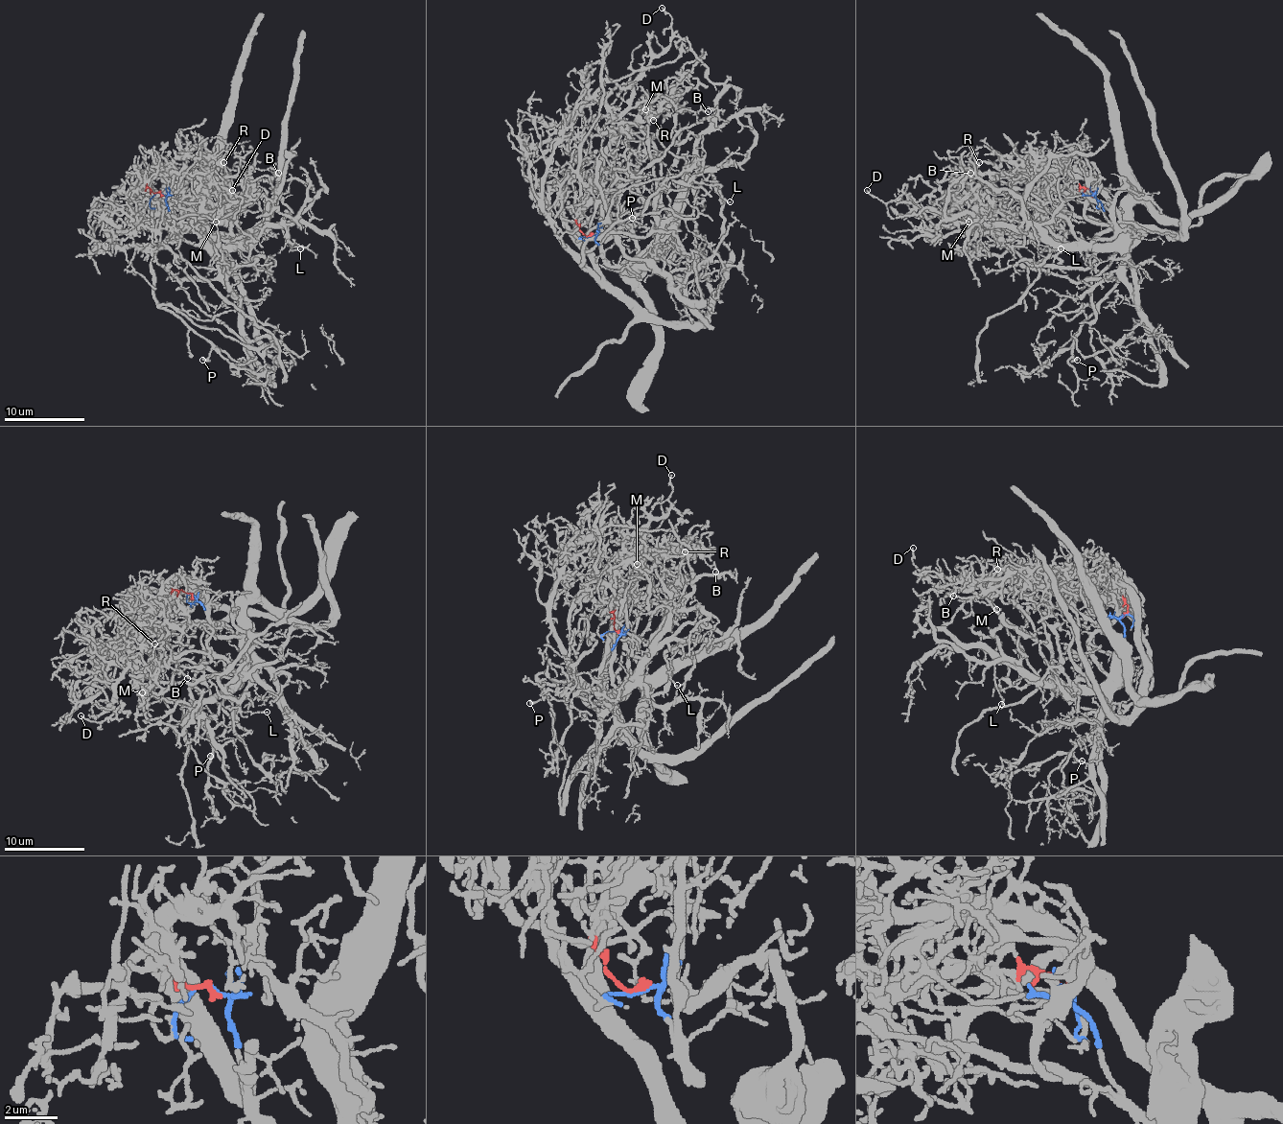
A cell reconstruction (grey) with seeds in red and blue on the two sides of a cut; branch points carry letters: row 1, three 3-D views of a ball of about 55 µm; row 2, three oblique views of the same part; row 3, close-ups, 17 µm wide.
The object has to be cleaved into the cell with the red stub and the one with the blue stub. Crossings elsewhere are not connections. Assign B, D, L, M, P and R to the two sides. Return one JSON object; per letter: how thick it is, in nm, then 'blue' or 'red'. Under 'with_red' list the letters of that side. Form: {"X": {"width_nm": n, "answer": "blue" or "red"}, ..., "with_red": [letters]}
{"B": {"width_nm": 140, "answer": "red"}, "D": {"width_nm": 140, "answer": "red"}, "L": {"width_nm": 130, "answer": "blue"}, "M": {"width_nm": 160, "answer": "red"}, "P": {"width_nm": 220, "answer": "red"}, "R": {"width_nm": 150, "answer": "red"}, "with_red": ["B", "D", "M", "P", "R"]}

